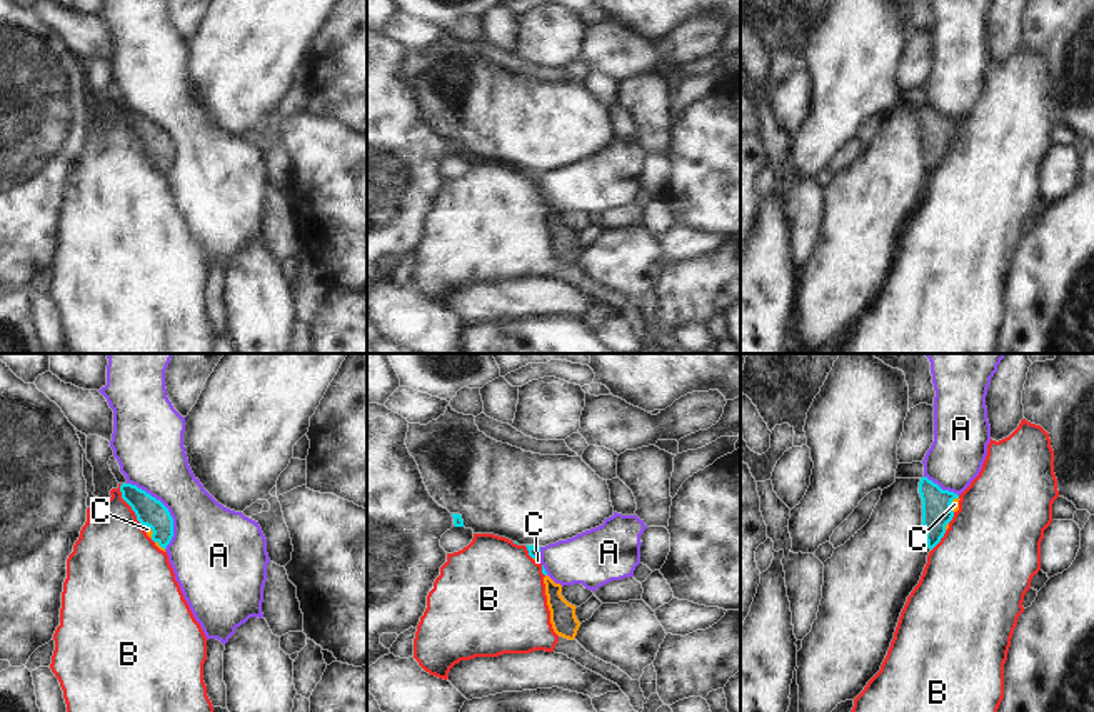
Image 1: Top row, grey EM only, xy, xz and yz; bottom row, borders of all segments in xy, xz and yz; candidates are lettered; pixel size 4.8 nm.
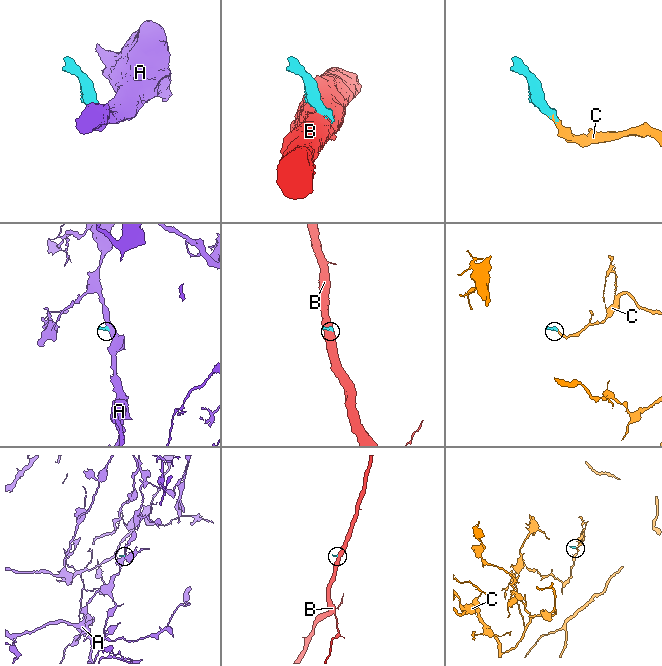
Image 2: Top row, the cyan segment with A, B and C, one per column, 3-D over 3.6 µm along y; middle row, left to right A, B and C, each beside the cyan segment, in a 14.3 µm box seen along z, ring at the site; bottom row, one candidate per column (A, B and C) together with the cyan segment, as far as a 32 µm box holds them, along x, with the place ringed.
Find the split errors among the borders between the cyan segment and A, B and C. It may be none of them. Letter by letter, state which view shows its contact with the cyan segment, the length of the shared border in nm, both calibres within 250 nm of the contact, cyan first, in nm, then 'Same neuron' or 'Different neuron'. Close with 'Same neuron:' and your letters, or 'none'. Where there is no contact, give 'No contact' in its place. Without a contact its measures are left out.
A: Touches cyan in xy. Shared border 380 nm. Thickness 140 nm (cyan) against 360 nm. Different neuron
B: Touches cyan in xy. Shared border 240 nm. Thickness 140 nm (cyan) against 380 nm. Different neuron
C: Touches cyan in xy. Shared border 80 nm. Thickness 140 nm (cyan) against 30 nm. Same neuron
Same neuron: C

